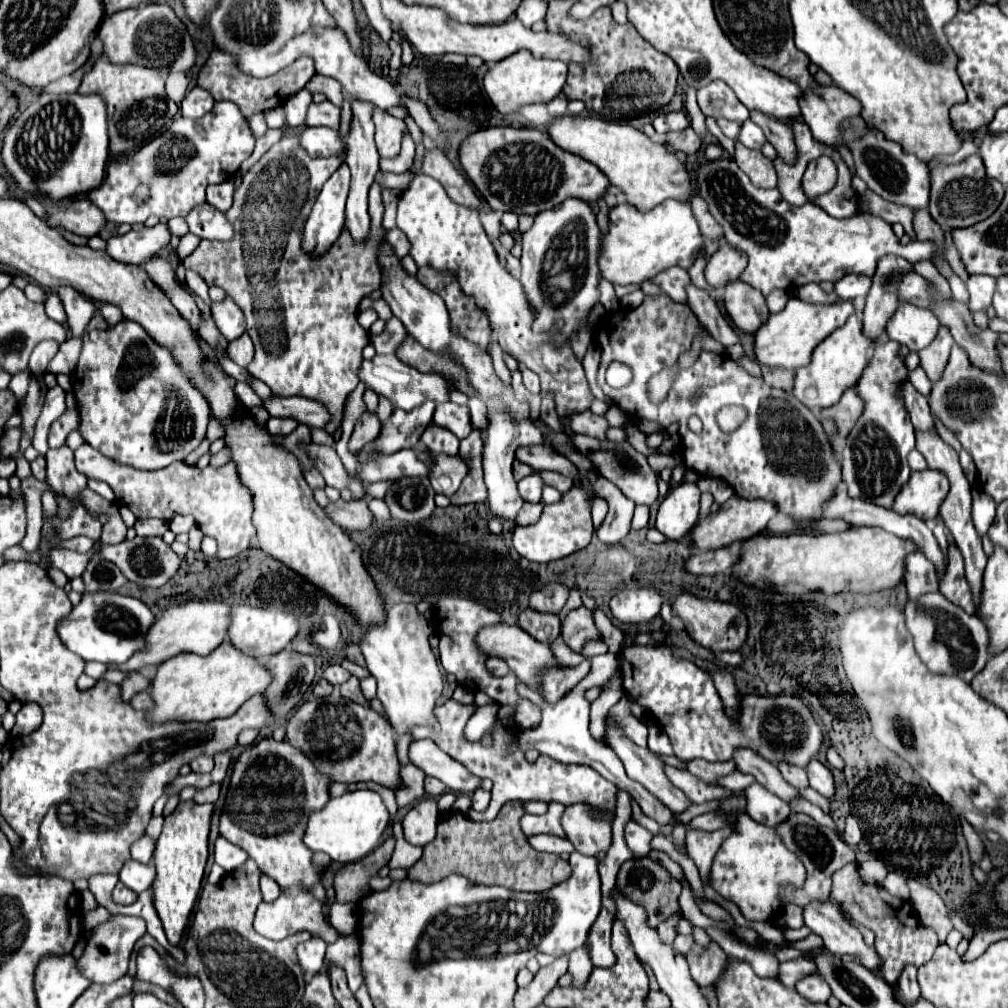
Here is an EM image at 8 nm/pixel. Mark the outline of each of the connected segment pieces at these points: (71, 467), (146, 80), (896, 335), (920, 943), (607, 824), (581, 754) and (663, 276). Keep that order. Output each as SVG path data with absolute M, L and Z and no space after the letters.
M63 445L59 449L49 449L47 455L47 483L71 499L77 499L77 493L87 487L87 477L75 469L73 451Z
M99 57L89 73L85 73L81 87L77 89L81 95L101 95L107 103L107 125L109 125L109 153L111 155L131 155L151 139L157 139L163 131L167 131L179 107L167 99L165 95L165 79L157 69L139 67L139 65L115 65L107 57Z
M901 301L897 311L887 321L885 331L889 339L899 341L911 351L919 351L935 339L935 333L939 331L939 319L929 309L921 309L917 305L911 305L909 301Z
M851 863L843 867L843 871L835 873L831 899L837 901L855 923L875 933L875 949L883 961L883 979L887 983L895 983L899 979L905 963L913 963L915 967L927 963L939 945L935 931L919 921L919 917L911 911L913 907L907 901L889 895L883 887L865 883L857 873L857 863Z
M575 803L565 809L561 825L575 845L575 851L597 857L599 851L607 851L613 843L613 819L615 815L595 819L595 809L591 805Z
M583 679L571 689L567 691L557 703L547 703L545 699L541 699L539 695L531 690L526 684L518 681L516 687L518 693L522 697L526 697L534 704L539 705L542 712L541 725L531 731L531 729L523 729L519 731L519 737L517 737L517 745L513 745L513 749L523 749L523 751L529 751L529 749L537 749L539 753L555 759L555 761L561 761L561 763L583 763L583 765L591 765L595 771L599 771L607 781L615 783L619 789L631 793L635 797L635 801L639 803L641 811L655 819L659 825L669 825L669 823L677 823L675 821L675 813L671 809L667 809L655 795L651 795L643 785L631 781L623 769L623 763L619 761L619 757L615 755L615 751L607 745L597 745L597 741L591 737L589 733L589 701L585 699L585 685L583 685Z
M671 267L663 273L659 273L655 279L653 279L655 285L659 285L673 301L677 303L685 303L685 285L691 283L689 275L685 269L679 269L679 267Z

